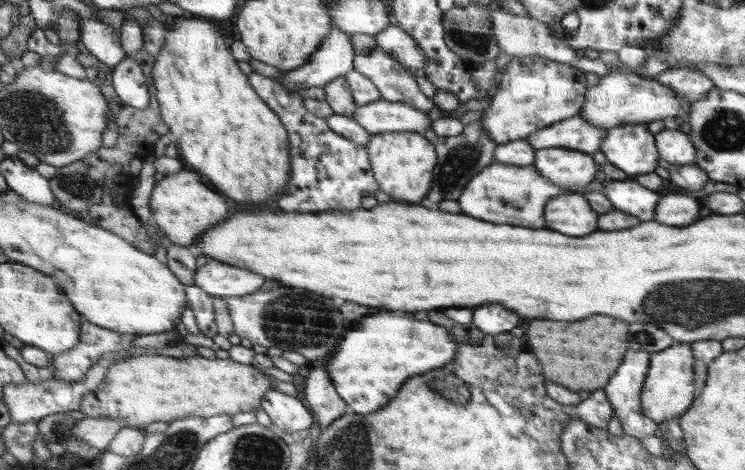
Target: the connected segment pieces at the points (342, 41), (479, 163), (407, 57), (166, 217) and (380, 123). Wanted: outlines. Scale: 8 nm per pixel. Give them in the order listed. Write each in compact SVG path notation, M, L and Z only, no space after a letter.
M332 26L324 45L320 45L317 52L311 55L307 65L284 71L284 76L276 81L284 89L298 93L313 86L323 87L331 80L345 76L353 69L356 56L350 36L350 33Z
M480 121L470 122L463 127L463 132L457 136L438 136L435 145L439 152L439 164L435 165L434 181L427 198L418 204L436 208L436 204L442 200L458 201L468 180L494 161L494 150L498 144L488 135L482 123Z
M391 25L388 29L376 34L378 48L396 58L400 64L408 68L414 77L416 72L424 72L425 63L429 60L421 50L416 38L409 35L402 27Z
M182 169L180 172L165 175L164 179L156 182L152 190L150 211L154 217L153 224L158 224L170 242L190 248L196 239L200 239L200 235L226 218L228 200L218 194L216 188L202 182L196 172Z
M384 99L357 106L352 118L360 123L370 134L392 132L424 132L432 126L428 112L418 107Z

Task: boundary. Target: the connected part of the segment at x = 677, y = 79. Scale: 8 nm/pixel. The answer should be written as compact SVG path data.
M692 67L668 69L656 76L655 79L672 87L676 95L692 103L702 100L707 96L707 93L715 88L715 82L712 81L712 78L700 73L698 69L692 69Z

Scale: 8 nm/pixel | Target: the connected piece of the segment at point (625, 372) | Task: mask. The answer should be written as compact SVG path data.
M630 350L628 358L624 358L624 366L616 370L616 378L612 378L612 382L608 382L608 386L603 388L624 429L623 434L638 440L654 435L656 430L661 428L654 420L645 416L641 408L641 393L650 366L650 355L648 352Z

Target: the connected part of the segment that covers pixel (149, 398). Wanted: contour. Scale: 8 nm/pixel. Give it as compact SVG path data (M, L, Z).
M139 355L137 357L132 357L129 360L124 362L116 362L116 364L110 367L108 374L102 384L100 384L100 388L98 390L94 390L94 392L90 392L86 394L84 398L84 403L81 411L88 417L112 417L117 418L117 420L129 420L129 427L135 427L136 429L143 430L147 425L152 424L154 422L166 422L172 423L173 421L179 420L184 417L202 417L202 418L210 418L216 417L220 414L226 415L236 415L238 413L246 413L252 411L253 409L260 408L260 402L264 400L264 396L270 393L270 390L274 388L274 383L272 383L272 377L266 375L264 372L256 369L254 364L242 364L240 362L236 362L232 359L206 359L200 355L195 355L192 357L186 358L174 358L168 357L164 355Z

